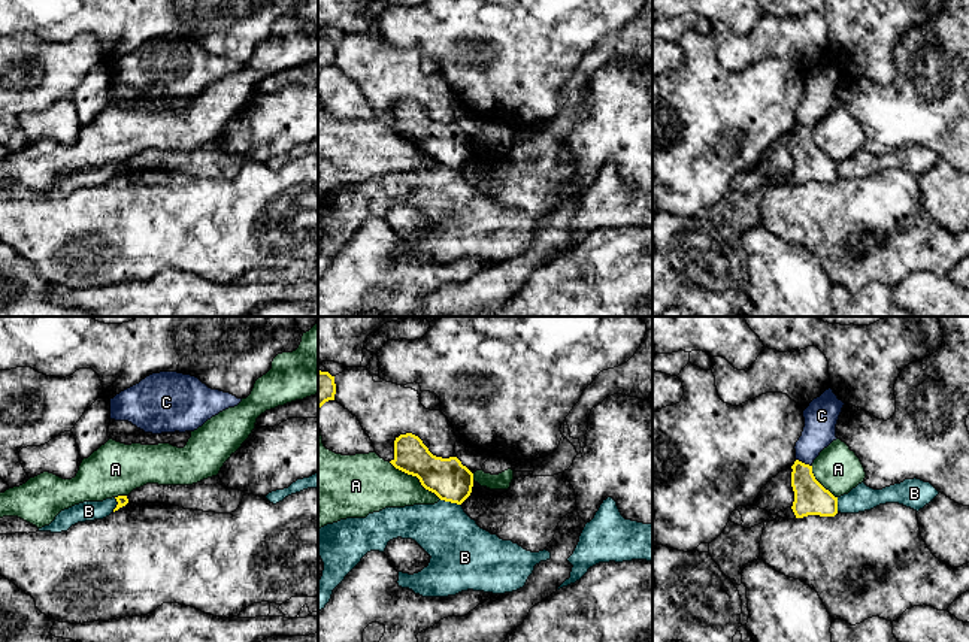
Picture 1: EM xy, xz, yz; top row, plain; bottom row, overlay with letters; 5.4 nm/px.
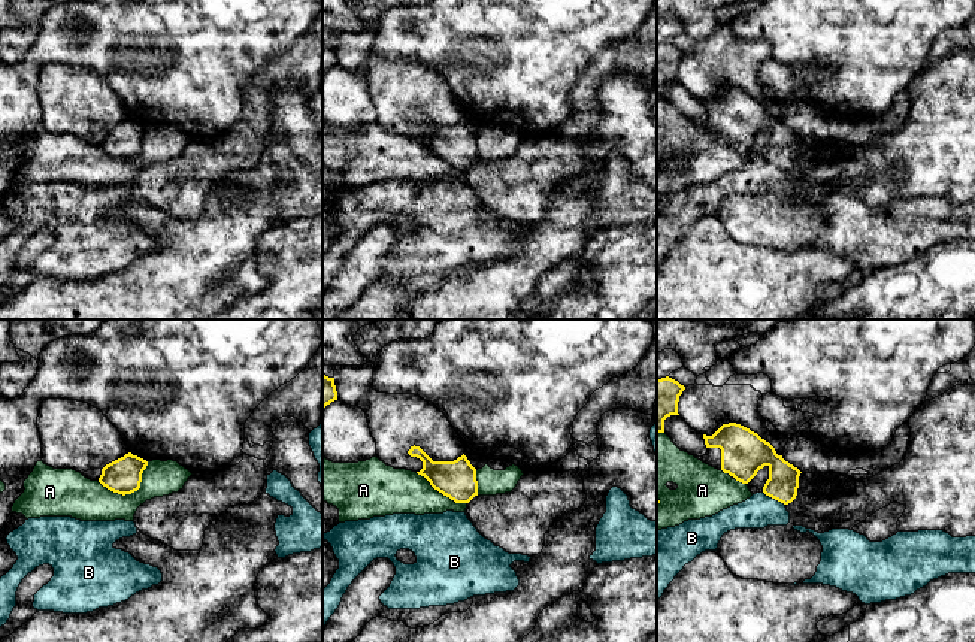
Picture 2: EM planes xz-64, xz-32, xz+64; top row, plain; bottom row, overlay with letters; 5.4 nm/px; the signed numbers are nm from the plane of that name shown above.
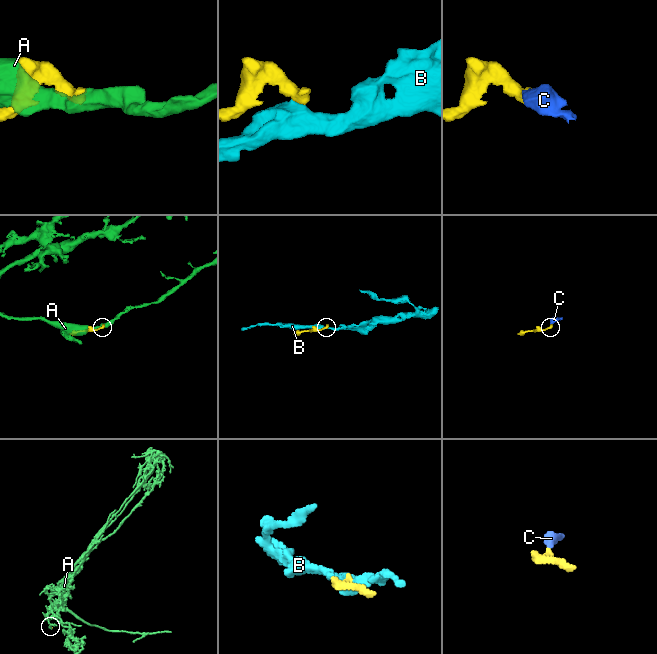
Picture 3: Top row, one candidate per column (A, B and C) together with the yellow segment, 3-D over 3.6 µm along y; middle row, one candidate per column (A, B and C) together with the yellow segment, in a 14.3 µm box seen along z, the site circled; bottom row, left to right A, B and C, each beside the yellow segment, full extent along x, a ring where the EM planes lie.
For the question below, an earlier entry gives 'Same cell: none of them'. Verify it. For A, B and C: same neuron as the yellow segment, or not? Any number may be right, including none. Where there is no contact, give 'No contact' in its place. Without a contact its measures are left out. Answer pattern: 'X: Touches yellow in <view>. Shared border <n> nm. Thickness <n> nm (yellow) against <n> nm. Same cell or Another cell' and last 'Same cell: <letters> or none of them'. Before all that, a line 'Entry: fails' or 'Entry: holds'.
Entry: fails
A: Touches yellow in xz. Shared border 360 nm. Thickness 220 nm (yellow) against 300 nm. Another cell
B: Touches yellow in xz. Shared border 120 nm. Thickness 220 nm (yellow) against 320 nm. Another cell
C: Touches yellow in yz. Shared border 100 nm. Thickness 180 nm (yellow) against 180 nm. Same cell
Same cell: C

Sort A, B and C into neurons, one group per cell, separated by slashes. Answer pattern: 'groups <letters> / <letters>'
groups A / B / C

